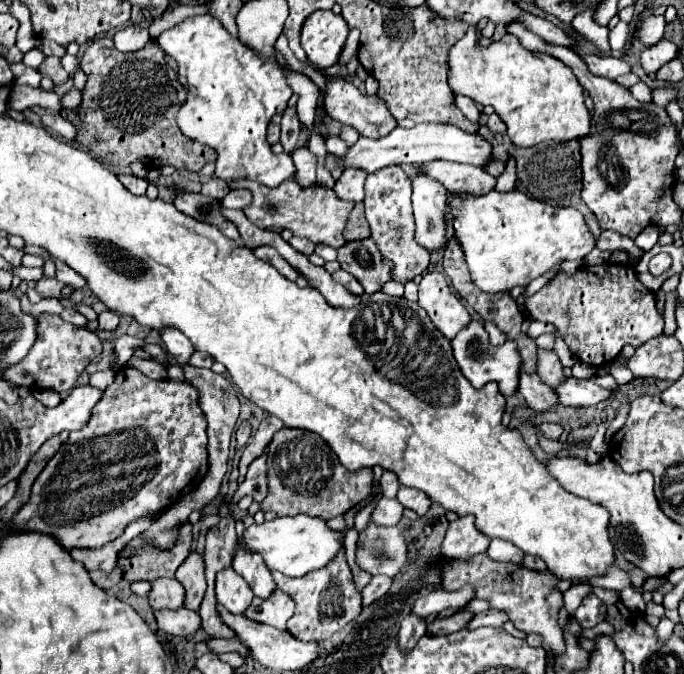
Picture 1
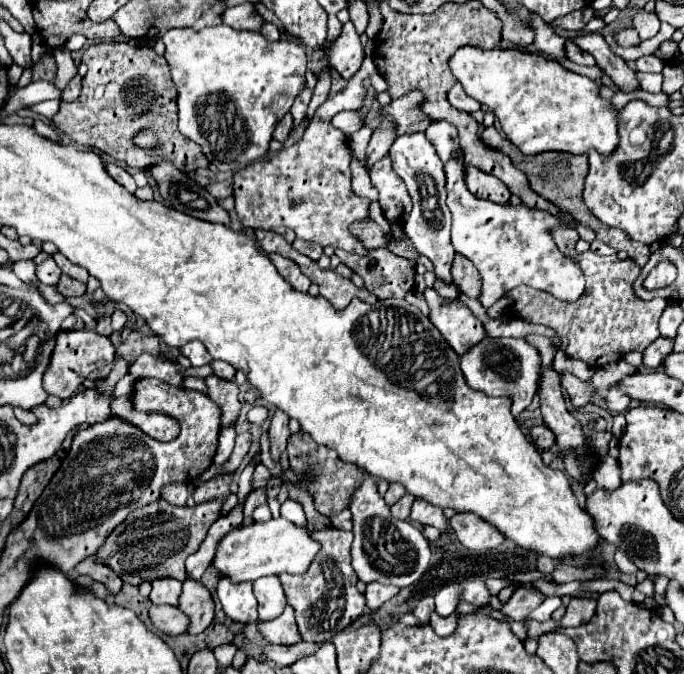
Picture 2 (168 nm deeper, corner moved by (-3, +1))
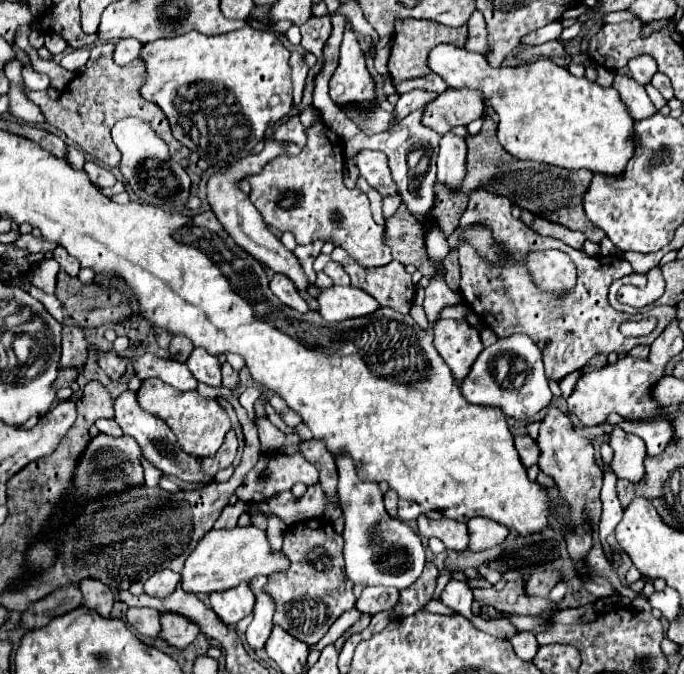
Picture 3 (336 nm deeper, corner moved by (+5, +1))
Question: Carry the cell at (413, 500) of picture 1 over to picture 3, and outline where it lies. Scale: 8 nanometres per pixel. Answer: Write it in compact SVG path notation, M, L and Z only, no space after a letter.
M420 515L418 517L418 529L420 529L422 537L438 537L438 539L442 539L448 549L462 551L462 549L468 547L466 523L446 519L446 517L434 521L434 519L428 519L428 517Z

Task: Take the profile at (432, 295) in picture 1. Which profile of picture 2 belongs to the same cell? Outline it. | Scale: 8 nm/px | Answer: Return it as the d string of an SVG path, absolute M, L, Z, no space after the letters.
M426 289L424 295L430 307L430 321L436 325L436 329L460 357L470 347L486 339L482 321L476 319L460 299L448 301L440 297L434 289Z

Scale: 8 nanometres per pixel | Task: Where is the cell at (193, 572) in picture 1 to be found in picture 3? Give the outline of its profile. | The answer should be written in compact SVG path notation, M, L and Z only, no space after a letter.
M162 613L162 633L158 637L166 639L174 647L186 647L190 645L196 635L200 633L200 627L178 613Z

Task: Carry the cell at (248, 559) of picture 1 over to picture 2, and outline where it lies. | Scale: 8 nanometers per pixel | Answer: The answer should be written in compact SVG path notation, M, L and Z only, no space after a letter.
M262 577L254 581L254 595L258 599L258 621L270 621L282 615L286 607L286 595L278 577Z

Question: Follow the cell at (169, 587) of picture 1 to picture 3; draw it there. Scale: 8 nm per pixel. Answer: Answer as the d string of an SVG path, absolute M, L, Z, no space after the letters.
M160 571L160 573L152 575L152 577L144 583L144 591L146 591L150 597L166 599L168 595L172 595L172 591L176 589L178 581L180 581L180 575L178 575L178 573Z

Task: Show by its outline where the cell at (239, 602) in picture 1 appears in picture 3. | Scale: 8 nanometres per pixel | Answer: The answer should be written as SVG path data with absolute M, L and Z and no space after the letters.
M240 583L238 587L232 587L232 591L210 593L210 605L226 625L236 625L240 619L252 613L254 595L248 583Z

